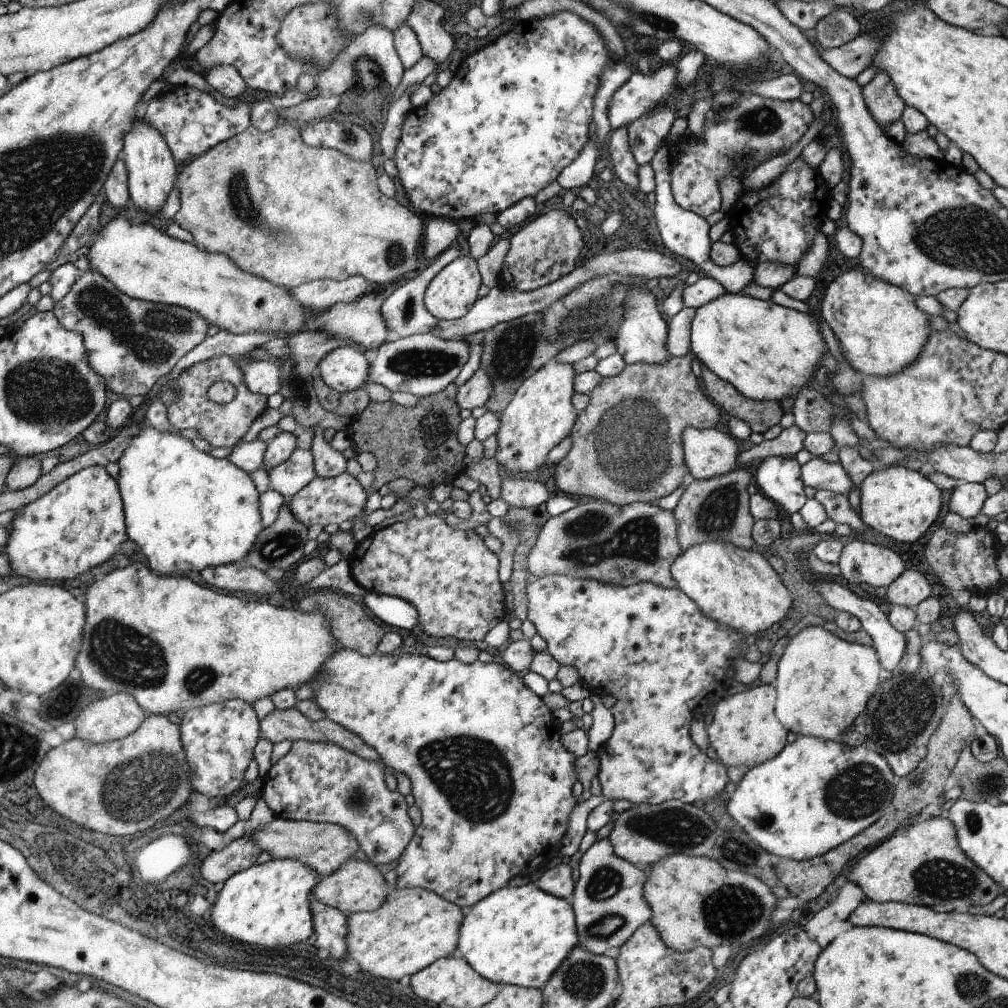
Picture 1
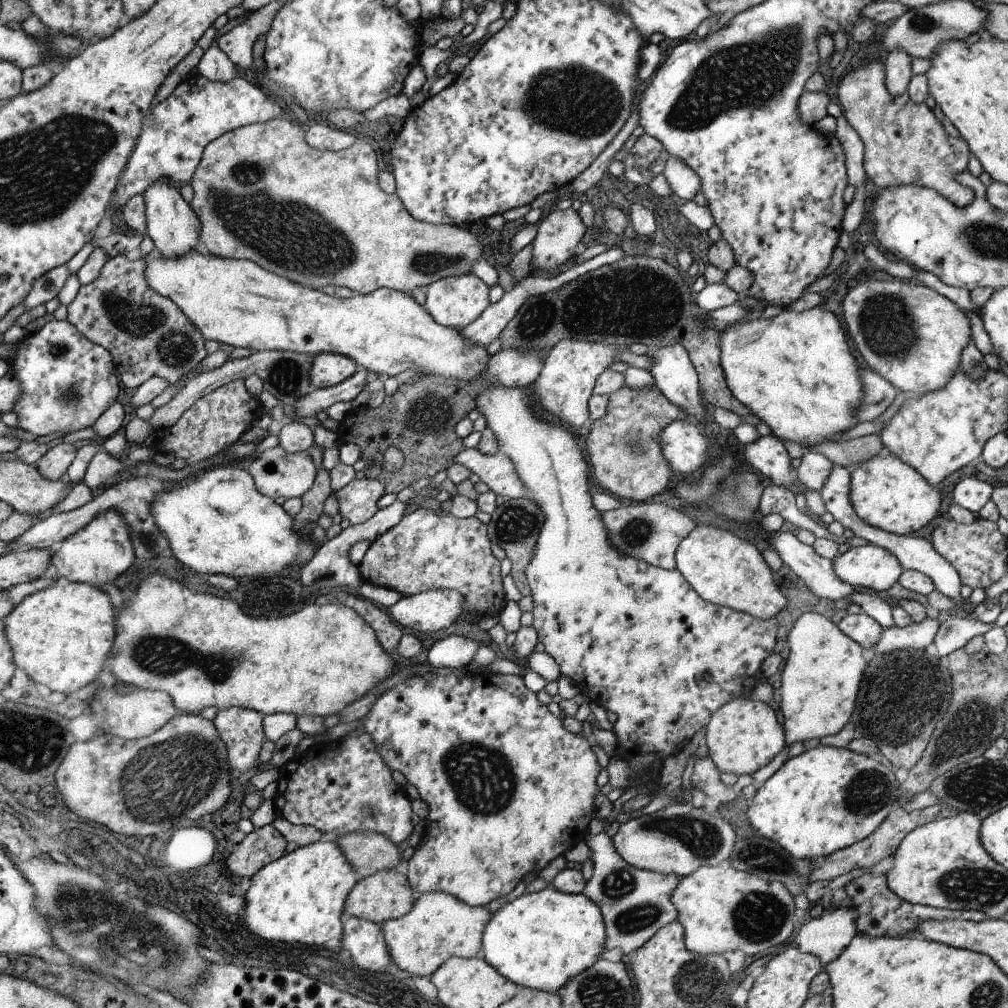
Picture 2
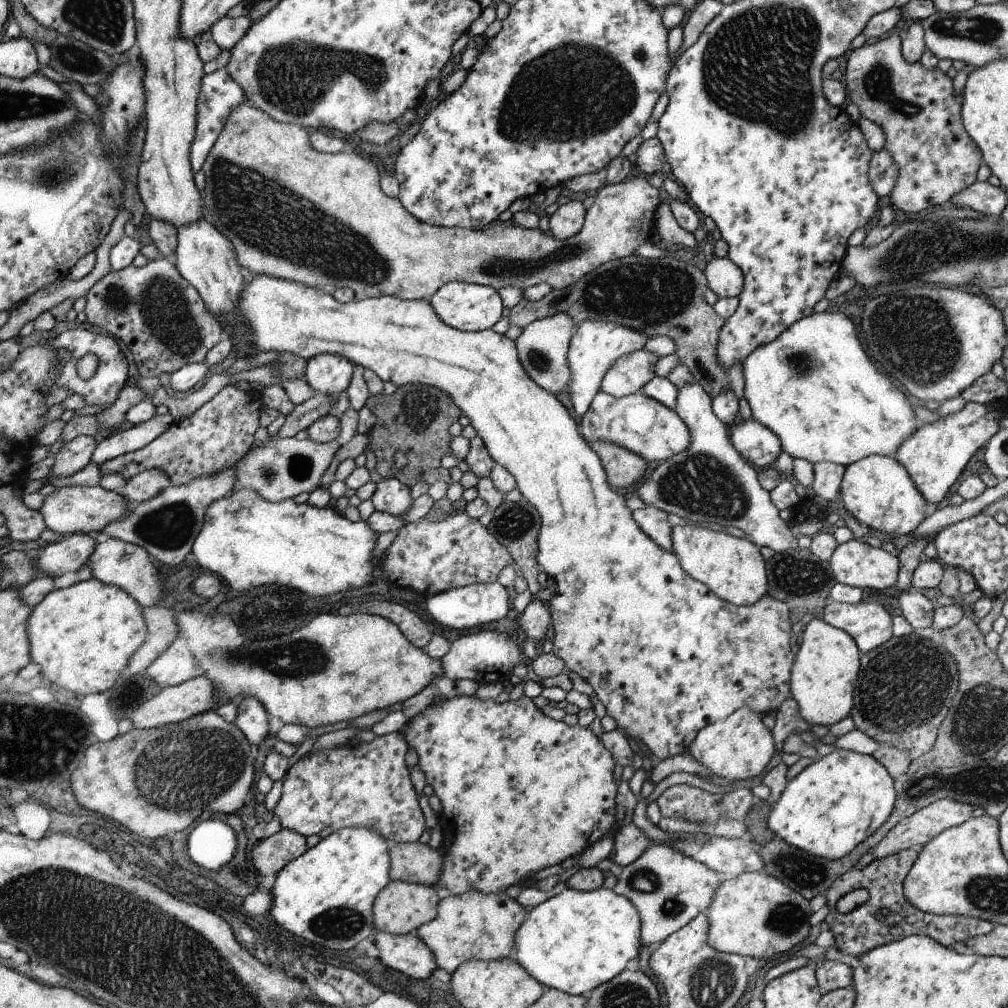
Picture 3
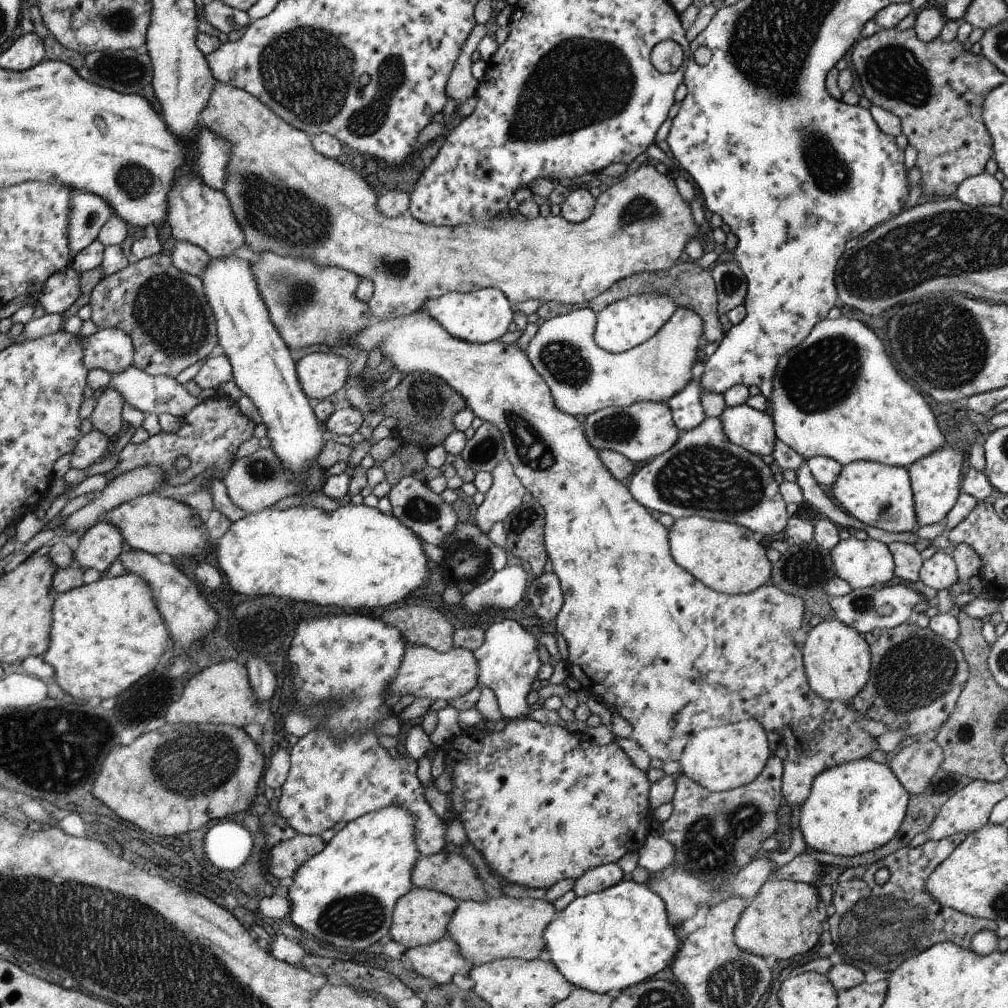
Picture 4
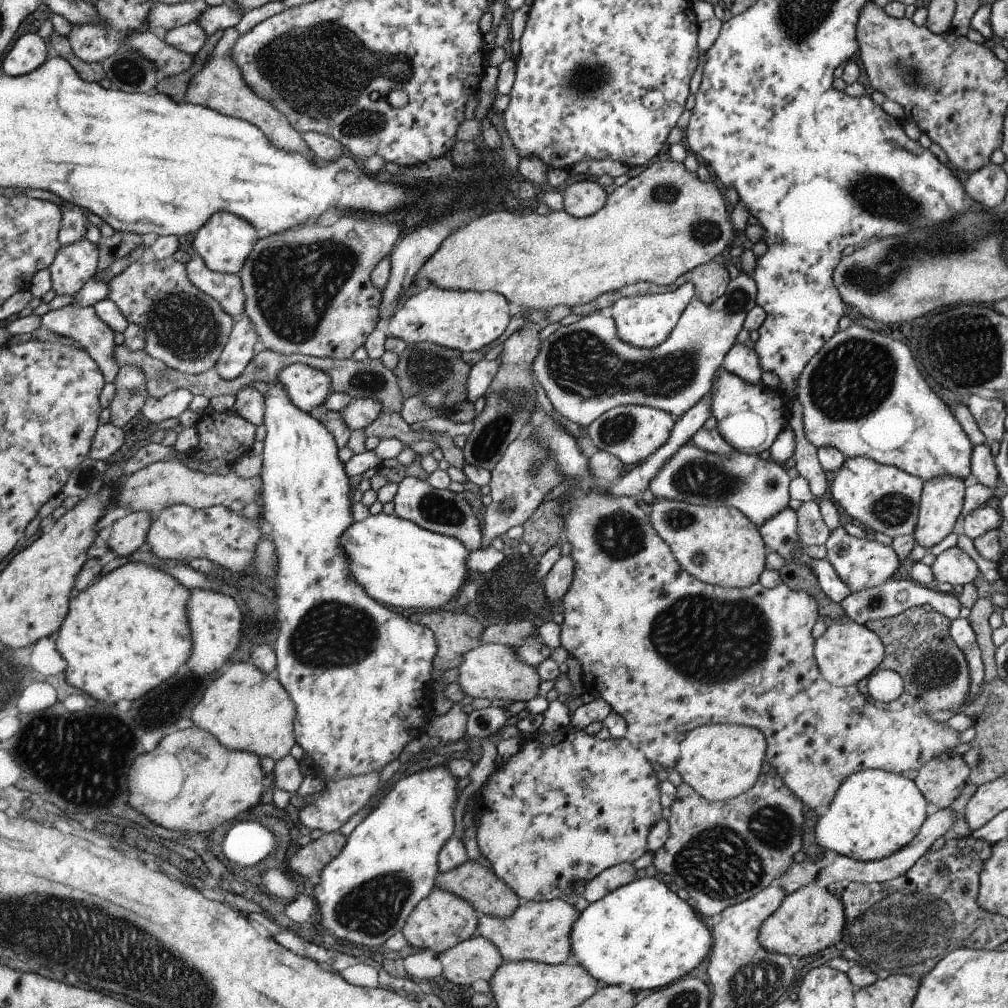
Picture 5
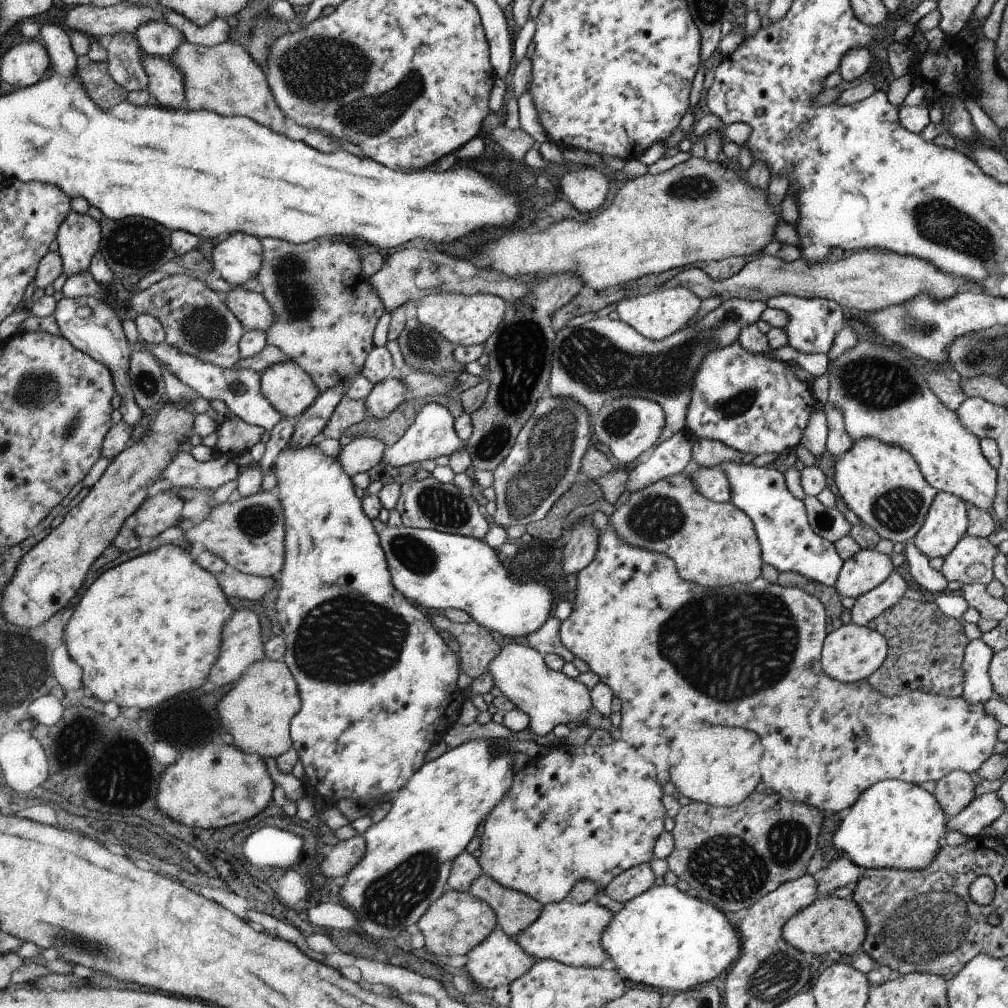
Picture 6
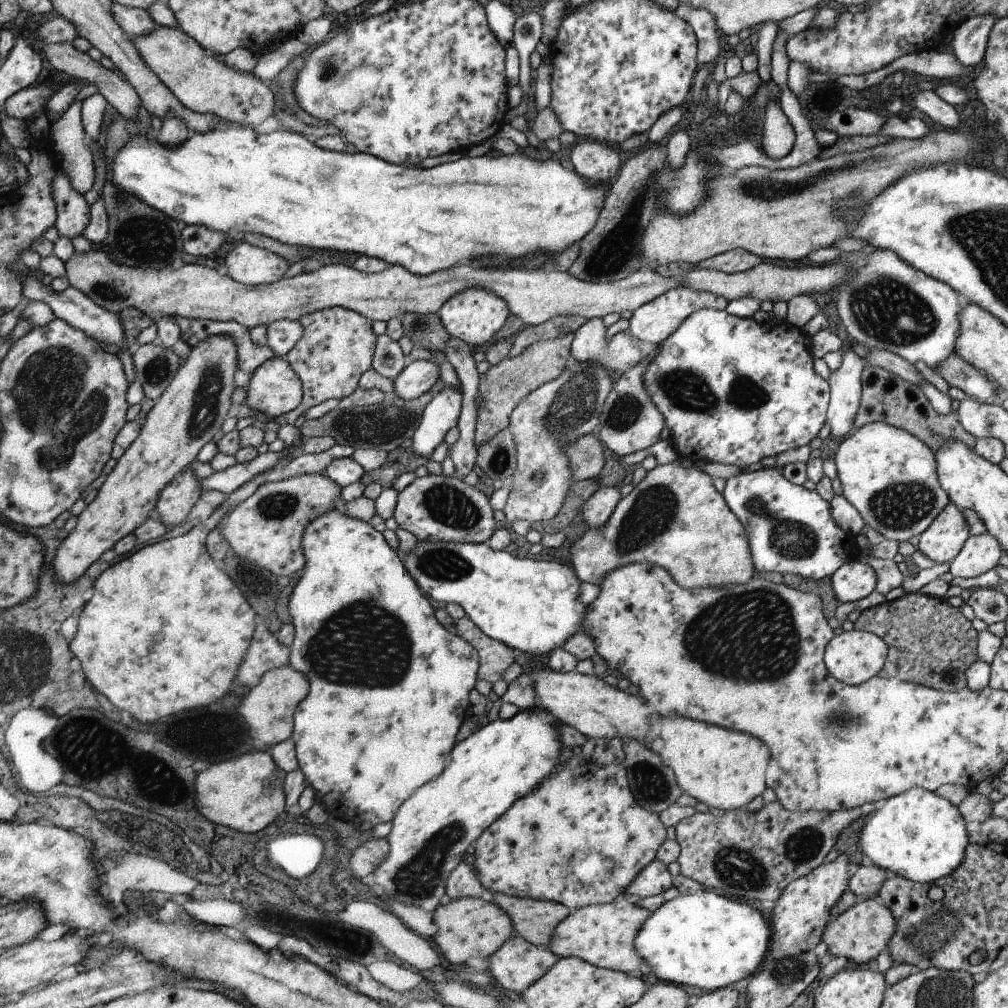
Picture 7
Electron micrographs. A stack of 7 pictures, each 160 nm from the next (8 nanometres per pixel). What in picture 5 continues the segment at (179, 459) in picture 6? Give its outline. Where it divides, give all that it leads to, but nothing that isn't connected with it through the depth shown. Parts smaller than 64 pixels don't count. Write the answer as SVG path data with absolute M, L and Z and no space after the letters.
M72 304L60 308L60 310L49 311L40 318L40 324L46 330L54 332L64 338L70 338L70 340L76 340L84 350L88 350L89 354L97 362L98 367L101 368L102 374L106 378L106 383L114 383L120 366L118 362L114 360L114 352L118 349L118 346L114 342L114 331L106 322L103 322L96 316L96 310L93 307L86 306L72 306Z

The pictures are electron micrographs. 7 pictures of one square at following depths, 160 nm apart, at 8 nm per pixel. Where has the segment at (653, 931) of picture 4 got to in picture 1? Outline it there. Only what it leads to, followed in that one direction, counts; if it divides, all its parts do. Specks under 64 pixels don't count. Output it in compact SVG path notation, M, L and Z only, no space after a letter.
M535 883L520 887L504 887L471 907L472 911L470 914L465 914L461 924L457 956L466 959L479 975L501 986L518 985L543 989L573 950L580 946L575 912L570 900L547 893Z

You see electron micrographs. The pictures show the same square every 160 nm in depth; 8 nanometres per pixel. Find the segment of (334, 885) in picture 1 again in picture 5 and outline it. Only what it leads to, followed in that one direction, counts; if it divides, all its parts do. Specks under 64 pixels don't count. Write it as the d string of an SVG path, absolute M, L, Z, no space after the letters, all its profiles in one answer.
M434 889L421 904L417 906L406 920L405 929L402 930L408 942L408 950L426 948L434 954L442 954L465 942L476 935L478 929L478 913L465 899L446 890Z

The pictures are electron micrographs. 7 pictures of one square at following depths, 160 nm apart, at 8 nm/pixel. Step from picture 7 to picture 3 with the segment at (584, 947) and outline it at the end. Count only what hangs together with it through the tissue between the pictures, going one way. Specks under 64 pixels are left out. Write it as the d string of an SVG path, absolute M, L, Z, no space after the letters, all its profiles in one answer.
M478 891L451 895L440 901L437 917L416 931L432 949L437 968L453 973L469 960L497 961L508 959L515 949L515 936L526 920L526 911L516 898L509 894L484 894Z

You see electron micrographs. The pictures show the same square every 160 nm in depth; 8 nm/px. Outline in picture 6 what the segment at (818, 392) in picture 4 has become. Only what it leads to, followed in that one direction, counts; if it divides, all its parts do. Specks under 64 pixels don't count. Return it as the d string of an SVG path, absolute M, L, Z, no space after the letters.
M874 340L856 342L854 348L846 350L838 358L829 358L826 373L829 375L828 400L826 404L840 408L840 414L844 416L844 430L852 438L850 442L858 442L860 438L876 438L878 442L884 442L886 446L898 446L906 450L914 462L918 462L918 468L924 479L936 491L948 492L958 498L962 498L969 505L978 506L986 512L998 511L1000 508L994 504L996 498L996 470L988 464L988 460L982 456L980 439L971 434L962 426L960 416L954 410L946 408L938 396L928 386L922 365L914 358L907 355L898 346L888 346L886 343Z

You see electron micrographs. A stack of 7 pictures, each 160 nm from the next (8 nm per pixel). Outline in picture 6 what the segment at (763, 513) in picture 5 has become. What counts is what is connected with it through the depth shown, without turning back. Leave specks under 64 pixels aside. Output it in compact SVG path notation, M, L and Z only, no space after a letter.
M692 464L689 470L694 488L702 496L718 503L728 503L732 500L730 482L728 482L728 478L720 466L706 468Z

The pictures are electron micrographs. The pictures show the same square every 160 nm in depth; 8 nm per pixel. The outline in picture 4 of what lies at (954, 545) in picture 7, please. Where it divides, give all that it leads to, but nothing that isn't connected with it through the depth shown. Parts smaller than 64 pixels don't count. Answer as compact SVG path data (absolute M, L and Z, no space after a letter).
M946 444L927 457L917 460L908 468L911 487L914 493L915 513L918 526L938 524L956 504L958 496L962 493L962 452Z

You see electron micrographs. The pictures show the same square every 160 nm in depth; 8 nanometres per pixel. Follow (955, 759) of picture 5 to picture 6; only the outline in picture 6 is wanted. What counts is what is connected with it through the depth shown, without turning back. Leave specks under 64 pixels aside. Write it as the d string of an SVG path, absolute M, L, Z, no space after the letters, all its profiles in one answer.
M954 770L936 783L934 798L947 817L958 816L976 798L978 783L964 770Z

